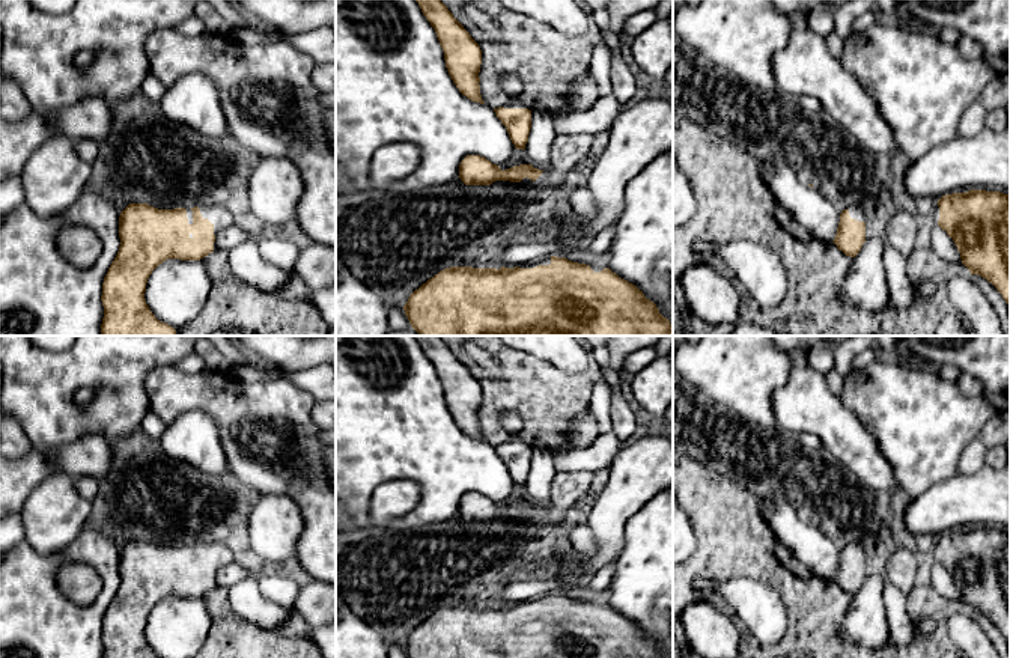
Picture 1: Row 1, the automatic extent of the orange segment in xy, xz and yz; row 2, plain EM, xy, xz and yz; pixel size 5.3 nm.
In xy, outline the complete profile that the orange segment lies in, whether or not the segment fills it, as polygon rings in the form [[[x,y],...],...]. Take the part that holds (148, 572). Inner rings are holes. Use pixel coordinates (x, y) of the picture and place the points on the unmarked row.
[[[129,541],[119,554],[119,589],[102,620],[102,658],[158,658],[145,637],[152,608],[167,596],[200,598],[217,587],[217,571],[233,563],[233,553],[221,542],[158,547]]]

